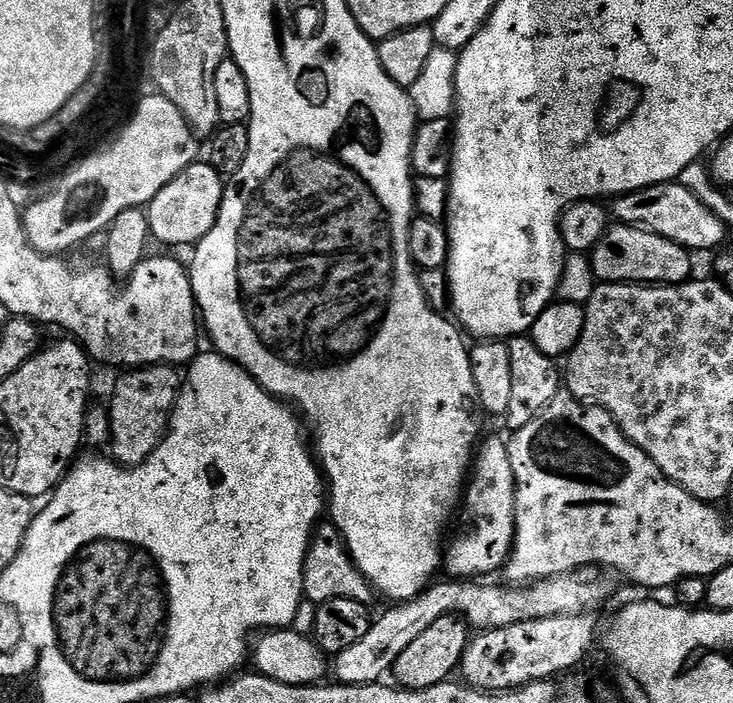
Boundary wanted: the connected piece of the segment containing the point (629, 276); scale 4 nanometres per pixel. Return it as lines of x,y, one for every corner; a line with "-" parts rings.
609,227
592,249
590,259
592,272
596,275
597,281
606,284
675,286
685,283
693,275
693,257
687,248
678,246
653,232
645,232
642,228

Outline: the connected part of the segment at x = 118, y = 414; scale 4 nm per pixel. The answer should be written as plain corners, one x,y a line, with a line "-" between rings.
149,364
146,368
133,368
125,371
124,376
112,388
112,405
107,405
108,421
112,427
110,433
111,459
117,464
135,466
144,464
150,454
162,442
165,432
168,431
168,422
172,419
172,410
176,406
176,399
180,396
182,387
182,376
175,367
170,364

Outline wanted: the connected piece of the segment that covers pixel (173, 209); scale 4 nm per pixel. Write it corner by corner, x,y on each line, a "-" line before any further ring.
207,162
189,164
146,206
148,230
153,241
160,244
189,244
195,246
214,226
226,187
225,177
219,176

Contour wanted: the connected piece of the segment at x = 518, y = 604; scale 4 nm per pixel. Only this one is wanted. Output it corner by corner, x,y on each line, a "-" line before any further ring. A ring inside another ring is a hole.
575,568
561,576
551,576
545,580
534,580
527,586
507,586
488,584
492,582
465,582
455,578
445,579
445,584
433,583
415,596
413,600
397,603
389,612
377,615
370,630
354,646
339,652
331,661
330,672
335,683
362,686
383,681
398,662
402,650
414,642
438,618
463,616
469,629
487,630
505,628
527,620
541,620
555,616
577,616
583,612
596,610
599,604
608,600
612,584
603,580
601,569

